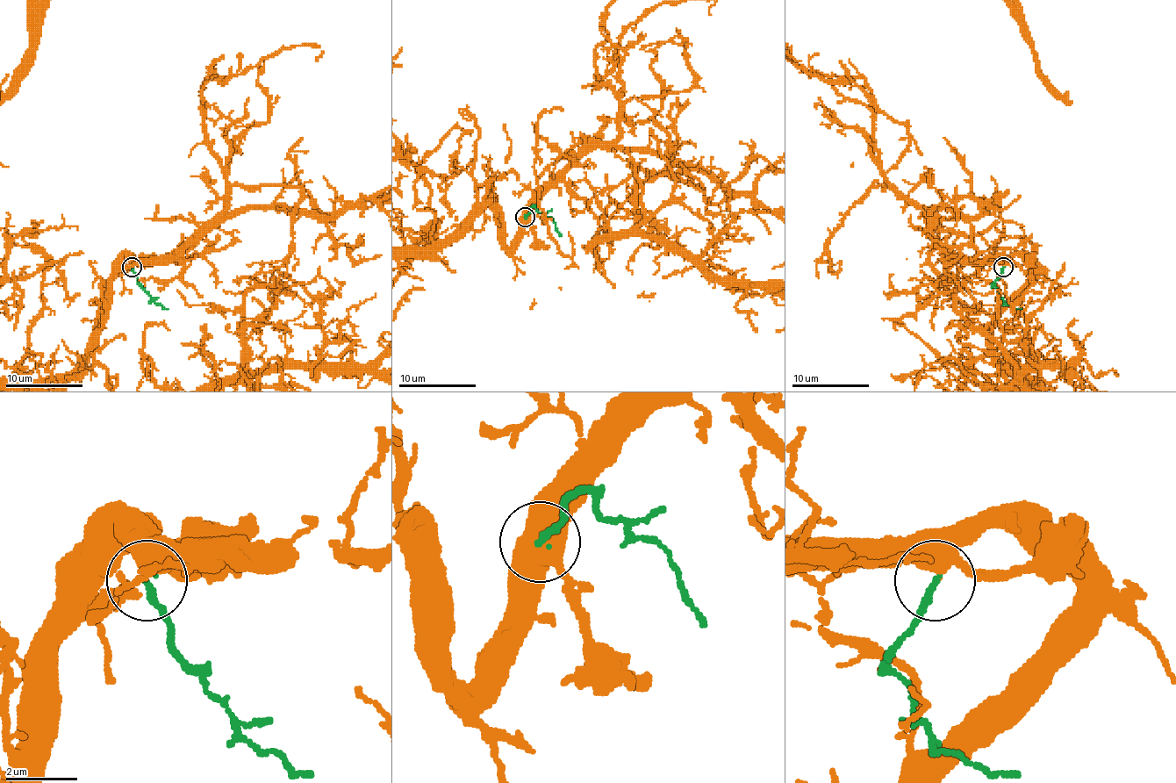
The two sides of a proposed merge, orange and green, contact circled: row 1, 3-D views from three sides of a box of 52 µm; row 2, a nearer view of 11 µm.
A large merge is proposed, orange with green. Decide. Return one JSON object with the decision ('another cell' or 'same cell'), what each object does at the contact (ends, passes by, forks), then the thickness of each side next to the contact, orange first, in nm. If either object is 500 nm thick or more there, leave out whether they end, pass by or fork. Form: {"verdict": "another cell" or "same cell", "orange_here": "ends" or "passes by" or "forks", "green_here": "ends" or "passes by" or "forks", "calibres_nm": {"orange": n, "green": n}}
{"verdict": "same cell", "orange_here": "passes by", "green_here": "ends", "calibres_nm": {"orange": 400, "green": 180}}

